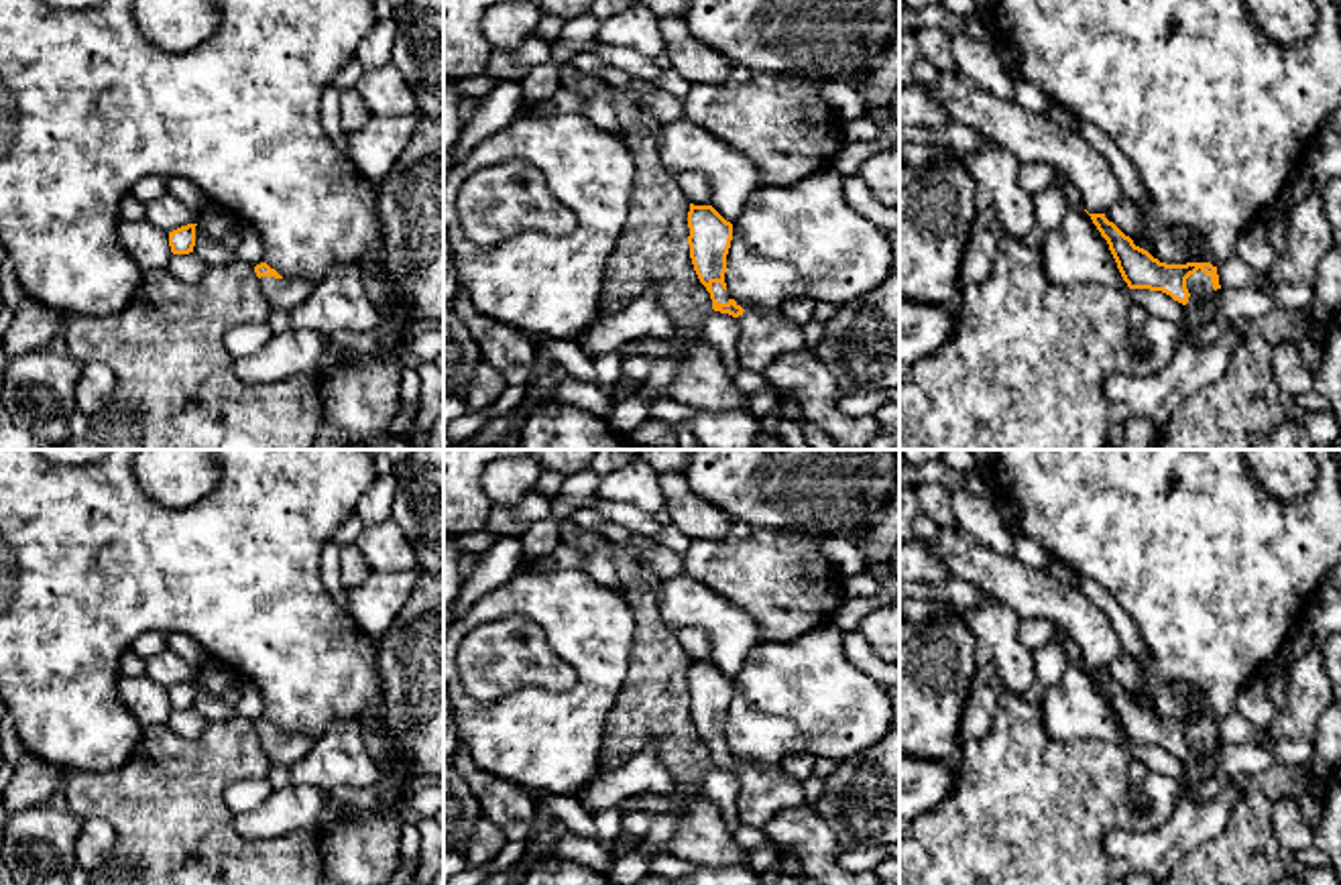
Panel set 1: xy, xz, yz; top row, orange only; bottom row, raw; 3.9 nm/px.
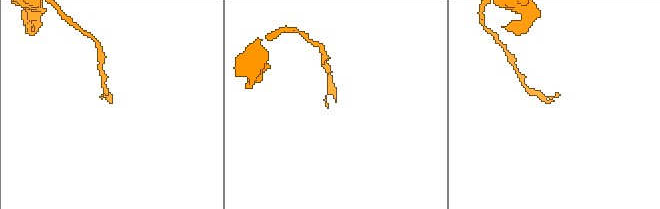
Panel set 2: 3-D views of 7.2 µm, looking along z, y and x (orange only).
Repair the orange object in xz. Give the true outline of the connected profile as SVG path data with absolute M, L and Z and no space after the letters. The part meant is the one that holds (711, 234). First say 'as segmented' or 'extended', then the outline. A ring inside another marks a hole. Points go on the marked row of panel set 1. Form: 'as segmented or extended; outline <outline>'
extended; outline M690 203L688 212L690 258L700 283L712 299L712 309L728 313L739 323L739 362L743 368L761 372L779 356L806 348L802 328L779 309L741 307L726 293L726 254L733 240L733 224L712 205Z

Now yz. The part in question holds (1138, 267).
extended; outline M1089 214L1107 240L1117 269L1129 289L1150 289L1170 295L1174 301L1201 303L1221 289L1217 267L1211 262L1166 264L1133 244L1105 214Z

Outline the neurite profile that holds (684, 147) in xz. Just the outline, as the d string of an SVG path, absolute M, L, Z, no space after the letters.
M688 118L665 122L657 140L663 167L676 173L702 173L712 189L710 205L735 224L747 199L763 185L761 171L724 140Z

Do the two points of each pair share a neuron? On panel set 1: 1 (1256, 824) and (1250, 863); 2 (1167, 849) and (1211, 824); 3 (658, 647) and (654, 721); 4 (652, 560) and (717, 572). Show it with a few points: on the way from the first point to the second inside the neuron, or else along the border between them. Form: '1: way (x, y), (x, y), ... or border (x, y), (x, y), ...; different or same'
1: way (1250, 835), (1250, 853); same
2: way (1177, 839), (1191, 824), (1201, 824); same
3: way (656, 666), (654, 702); same
4: border (680, 556), (686, 572); different

